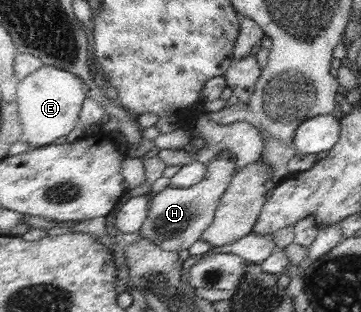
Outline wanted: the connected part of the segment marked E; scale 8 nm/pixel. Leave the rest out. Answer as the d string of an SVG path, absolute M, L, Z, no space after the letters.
M43 65L36 73L21 80L18 86L19 114L22 125L26 125L26 135L22 141L36 148L50 145L56 139L66 136L67 139L80 126L79 115L85 99L89 97L84 89L84 82L74 72L49 65Z

